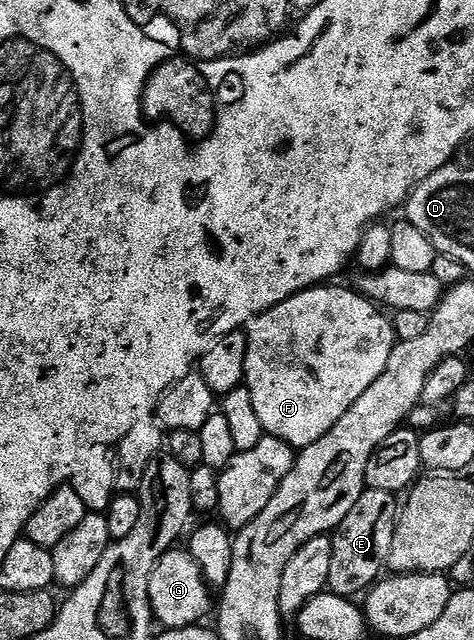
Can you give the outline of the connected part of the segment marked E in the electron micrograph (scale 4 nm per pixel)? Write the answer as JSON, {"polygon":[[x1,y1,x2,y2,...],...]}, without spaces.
{"polygon":[[366,489,359,501,355,501,355,506,347,512,347,517,339,521,337,530,331,535,333,548,328,590,334,595,344,599,364,596,382,578,383,572,389,566,391,541,395,541,399,514,397,499,398,496,391,491]]}

